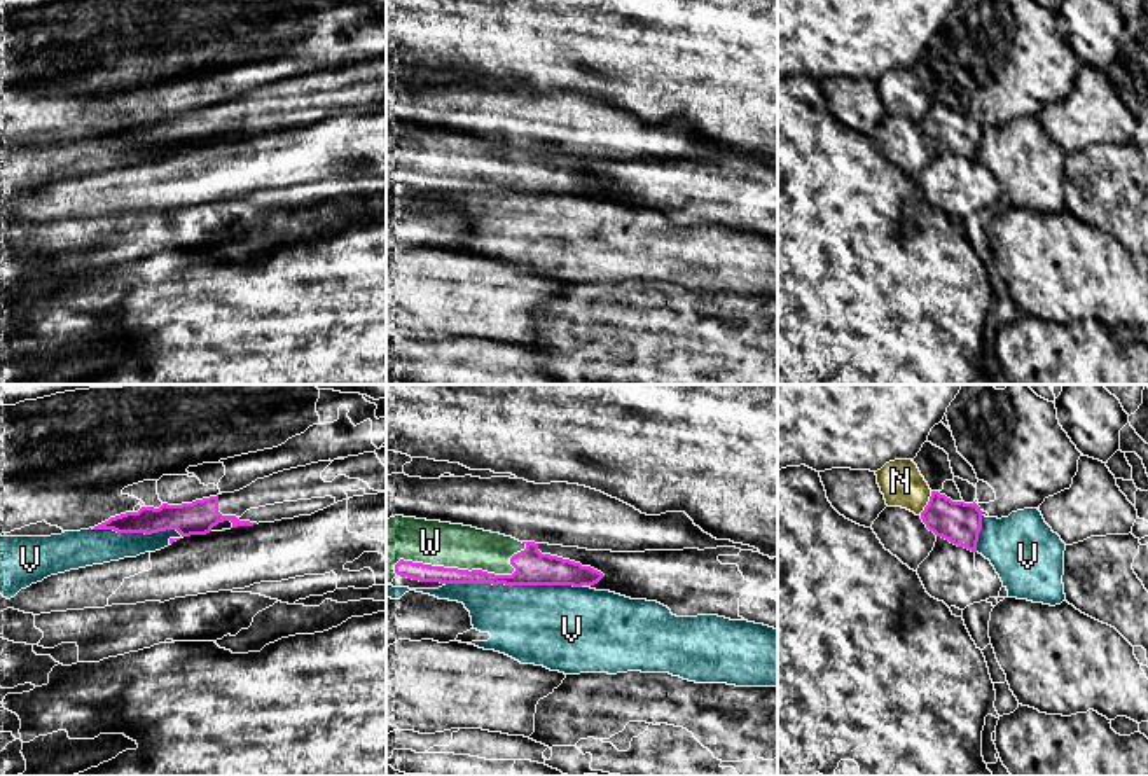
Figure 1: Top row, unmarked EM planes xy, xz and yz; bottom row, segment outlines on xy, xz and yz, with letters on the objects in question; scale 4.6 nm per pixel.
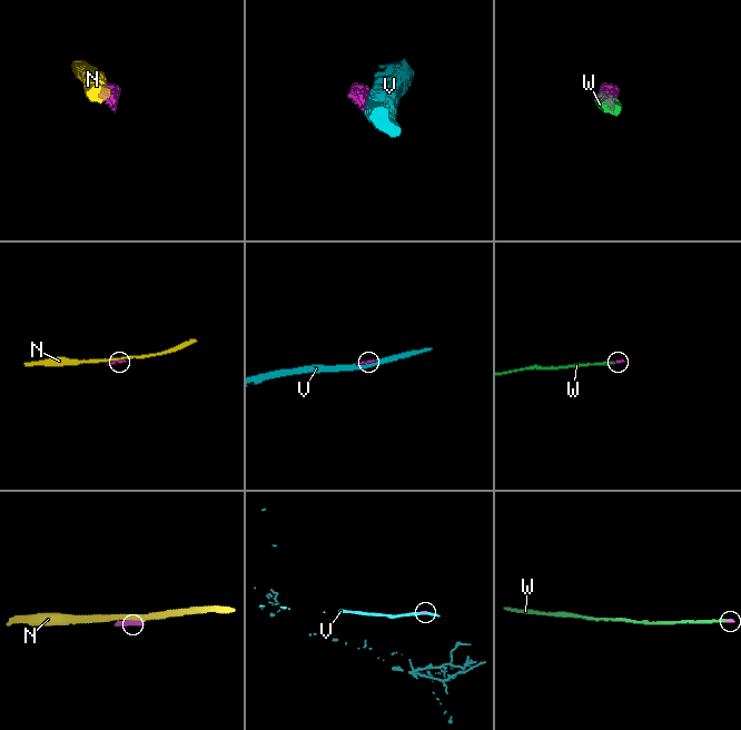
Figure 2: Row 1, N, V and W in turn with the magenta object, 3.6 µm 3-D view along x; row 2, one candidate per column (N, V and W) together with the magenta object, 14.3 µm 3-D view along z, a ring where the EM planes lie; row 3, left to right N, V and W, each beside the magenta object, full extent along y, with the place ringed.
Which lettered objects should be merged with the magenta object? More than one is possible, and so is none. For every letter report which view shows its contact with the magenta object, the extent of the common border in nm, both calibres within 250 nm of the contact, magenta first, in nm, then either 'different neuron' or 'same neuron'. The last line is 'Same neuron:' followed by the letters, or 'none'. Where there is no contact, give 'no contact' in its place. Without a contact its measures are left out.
N: yz | 130 nm | 200/200 nm | different neuron
V: xz | 600 nm | 160/380 nm | different neuron
W: xz | 650 nm | 80/200 nm | same neuron
Same neuron: W

